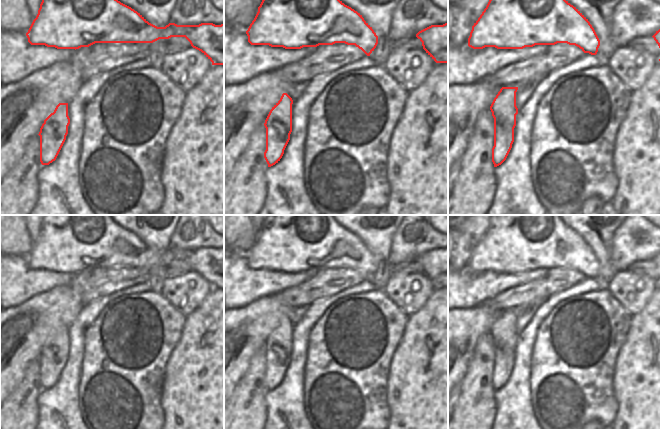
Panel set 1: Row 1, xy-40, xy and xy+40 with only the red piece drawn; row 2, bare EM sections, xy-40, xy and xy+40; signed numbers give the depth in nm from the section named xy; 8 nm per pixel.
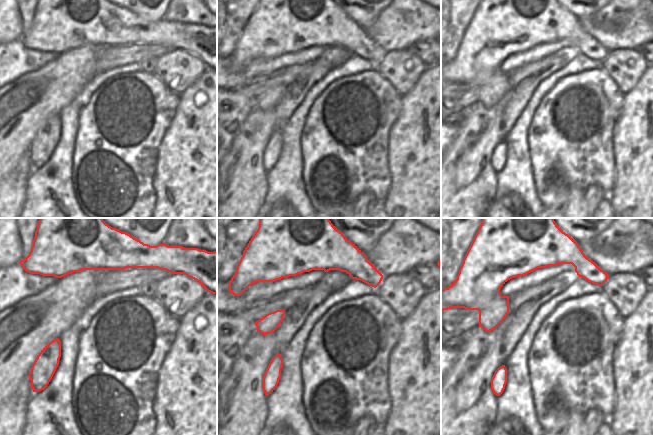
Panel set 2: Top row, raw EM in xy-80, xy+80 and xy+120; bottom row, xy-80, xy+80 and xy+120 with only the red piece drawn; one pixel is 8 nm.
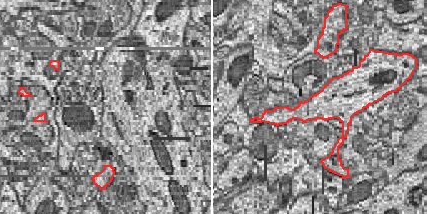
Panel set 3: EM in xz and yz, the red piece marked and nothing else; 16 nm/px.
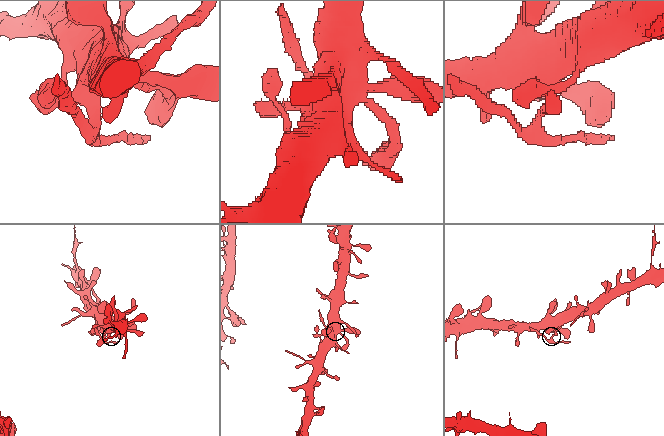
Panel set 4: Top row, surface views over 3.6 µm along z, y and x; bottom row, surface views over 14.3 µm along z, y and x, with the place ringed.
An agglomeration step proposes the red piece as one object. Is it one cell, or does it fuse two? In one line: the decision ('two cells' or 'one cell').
two cells

